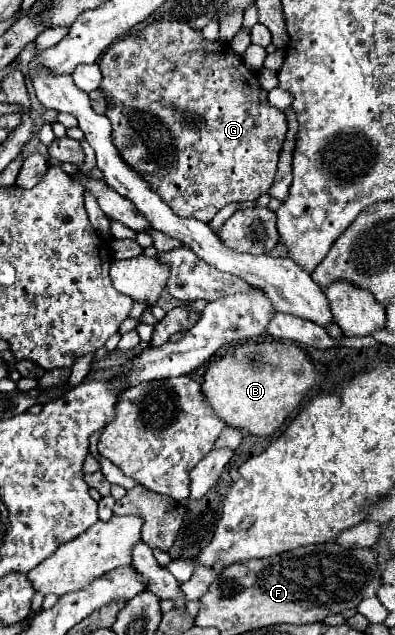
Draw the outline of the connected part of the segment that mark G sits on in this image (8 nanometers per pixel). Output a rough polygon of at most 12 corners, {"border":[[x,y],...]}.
{"border":[[187,22],[101,62],[113,144],[181,218],[267,194],[287,134]]}

